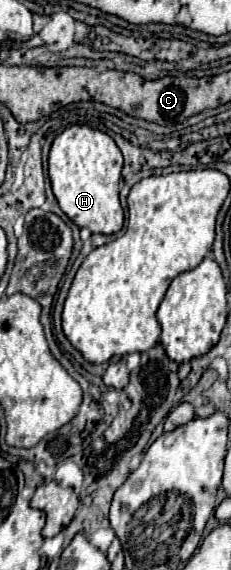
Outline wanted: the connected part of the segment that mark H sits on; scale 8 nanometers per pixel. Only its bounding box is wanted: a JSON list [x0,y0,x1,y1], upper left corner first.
[49,126,123,234]

